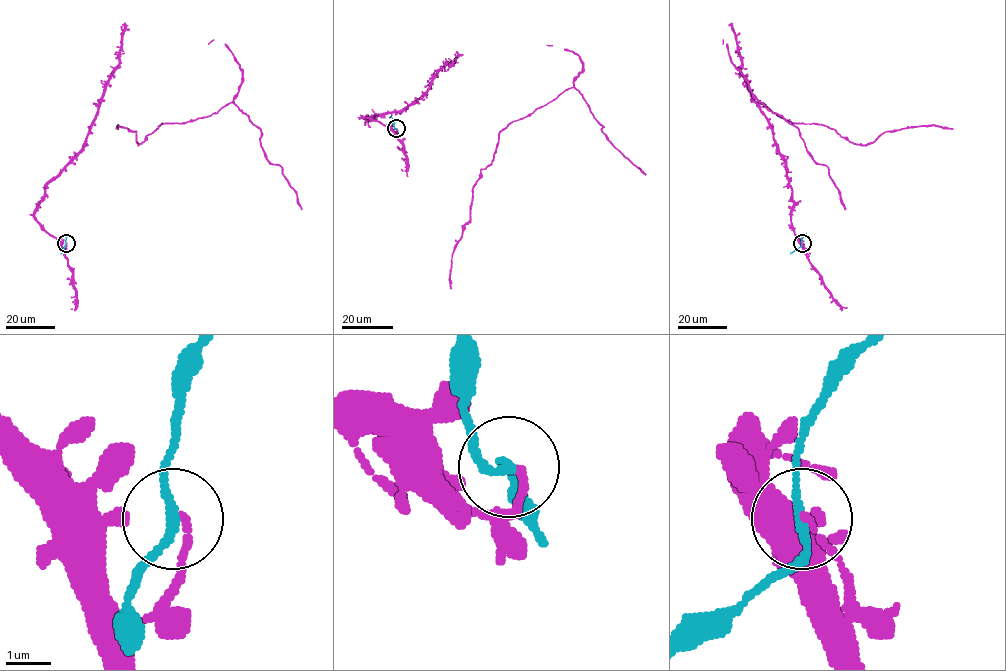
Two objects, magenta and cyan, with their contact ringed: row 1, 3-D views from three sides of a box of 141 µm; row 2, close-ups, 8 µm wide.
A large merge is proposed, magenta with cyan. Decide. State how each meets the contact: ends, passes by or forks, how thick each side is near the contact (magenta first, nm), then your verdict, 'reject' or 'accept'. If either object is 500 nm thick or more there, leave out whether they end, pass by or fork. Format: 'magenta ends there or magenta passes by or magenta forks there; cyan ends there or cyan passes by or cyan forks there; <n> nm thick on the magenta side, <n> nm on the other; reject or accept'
magenta ends there; cyan passes by; 130 nm thick on the magenta side, 180 nm on the other; reject

